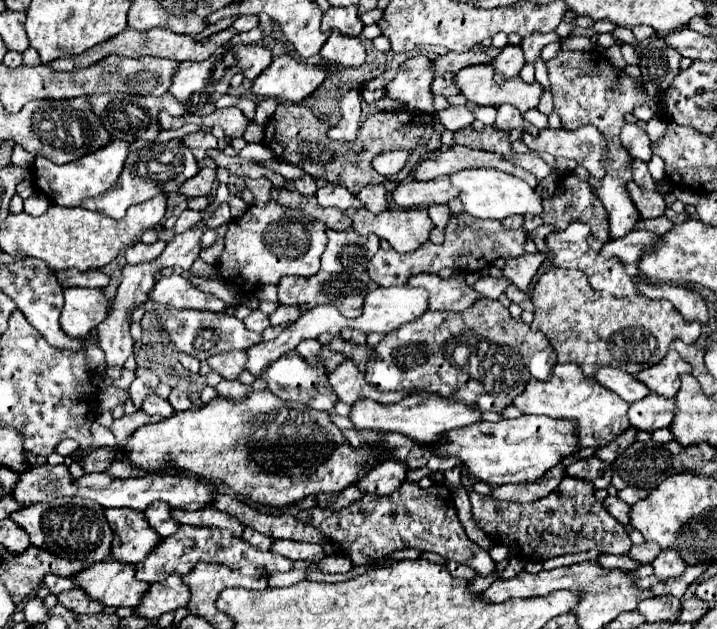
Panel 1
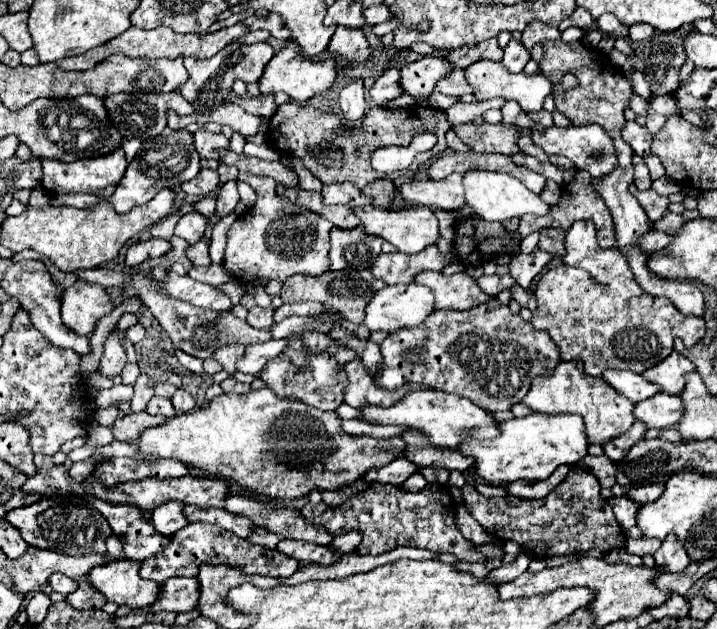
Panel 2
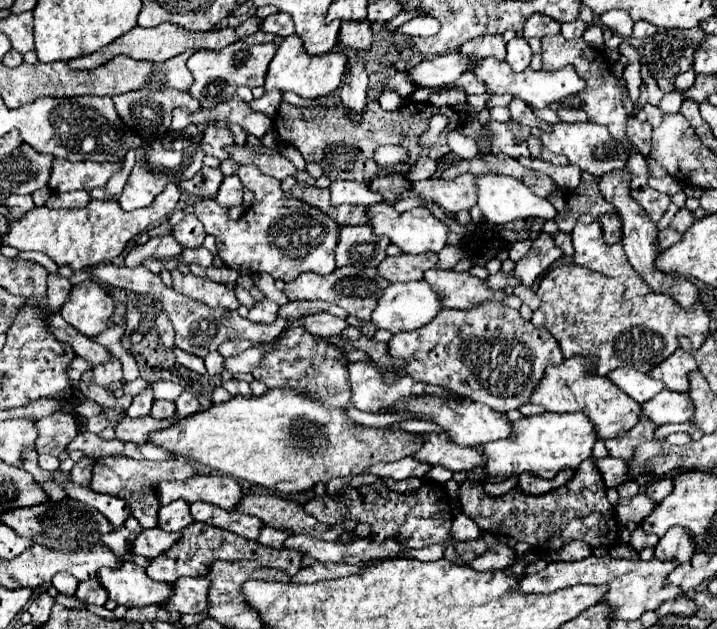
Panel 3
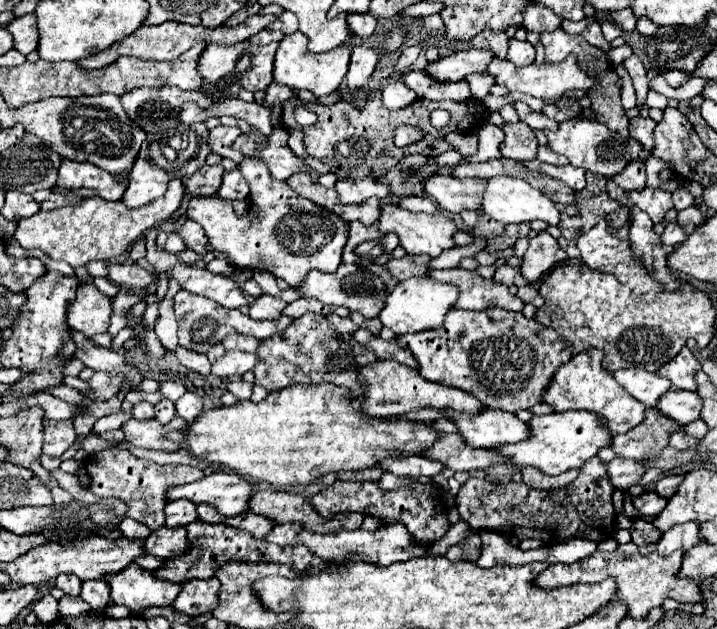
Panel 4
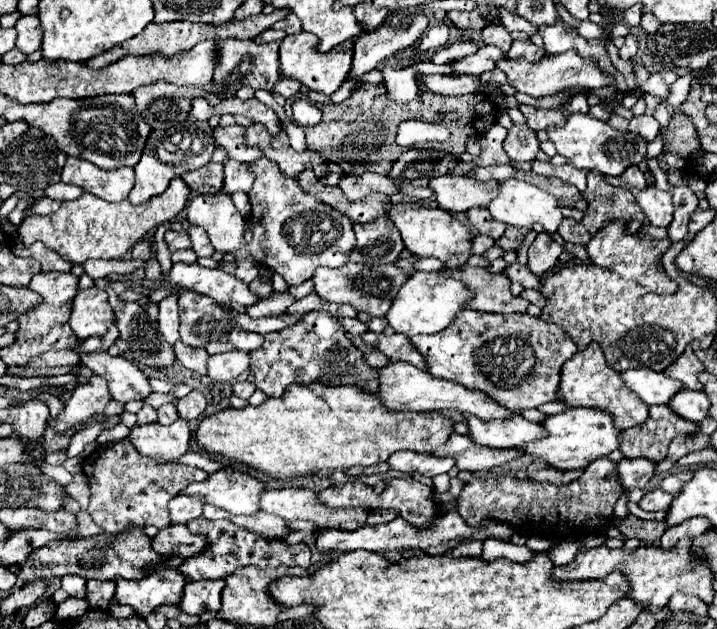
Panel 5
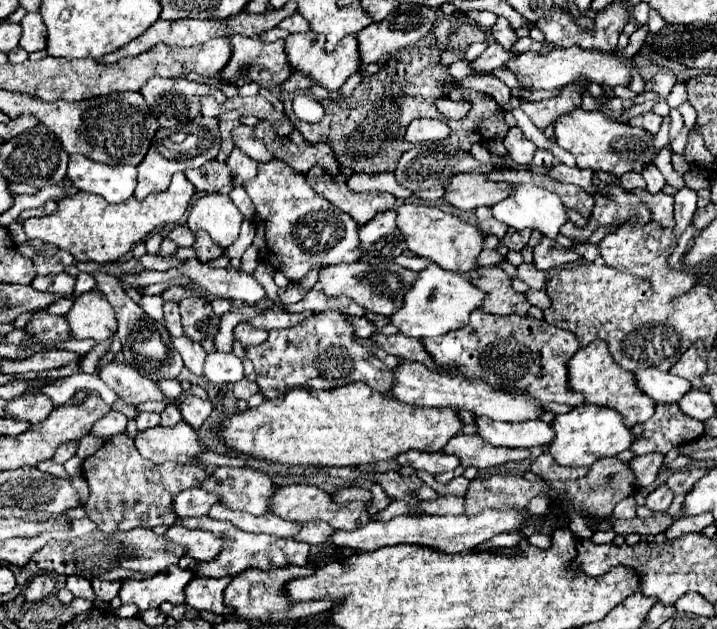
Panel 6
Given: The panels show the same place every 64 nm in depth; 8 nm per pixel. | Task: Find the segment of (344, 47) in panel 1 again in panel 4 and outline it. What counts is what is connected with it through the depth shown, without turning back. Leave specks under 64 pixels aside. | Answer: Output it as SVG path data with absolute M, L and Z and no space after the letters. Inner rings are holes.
M352 12L352 14L348 14L348 24L350 24L350 28L352 28L352 32L356 36L360 36L362 40L366 40L374 32L374 28L378 24L378 18L372 16L370 12L366 12L366 14Z

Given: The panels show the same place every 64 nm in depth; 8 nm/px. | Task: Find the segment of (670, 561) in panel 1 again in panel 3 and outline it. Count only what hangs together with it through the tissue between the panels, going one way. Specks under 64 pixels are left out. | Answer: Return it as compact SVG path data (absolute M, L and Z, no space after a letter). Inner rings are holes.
M676 526L660 538L654 552L658 560L676 560L678 564L684 564L684 560L690 560L692 552L696 552L696 542L686 528Z

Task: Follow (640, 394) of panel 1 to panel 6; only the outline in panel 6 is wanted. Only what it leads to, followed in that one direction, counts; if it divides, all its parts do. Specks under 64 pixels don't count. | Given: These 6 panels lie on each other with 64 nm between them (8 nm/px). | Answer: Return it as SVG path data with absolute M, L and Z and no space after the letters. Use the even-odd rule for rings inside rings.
M646 368L642 372L634 372L636 382L642 392L646 392L654 402L680 402L684 394L692 390L692 384L680 376L670 372L662 372L658 368Z

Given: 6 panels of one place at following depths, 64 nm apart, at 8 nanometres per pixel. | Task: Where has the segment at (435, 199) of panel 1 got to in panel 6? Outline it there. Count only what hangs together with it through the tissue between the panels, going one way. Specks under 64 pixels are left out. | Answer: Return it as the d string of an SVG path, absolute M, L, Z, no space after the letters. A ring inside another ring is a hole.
M456 174L448 184L444 200L460 210L474 210L480 206L494 206L512 192L508 182L492 182L486 174Z

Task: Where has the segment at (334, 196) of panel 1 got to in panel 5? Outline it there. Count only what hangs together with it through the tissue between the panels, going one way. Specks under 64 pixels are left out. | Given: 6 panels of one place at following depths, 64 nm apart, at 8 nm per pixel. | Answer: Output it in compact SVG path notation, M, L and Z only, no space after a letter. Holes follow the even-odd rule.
M364 172L364 174L350 174L350 176L342 176L340 184L338 184L344 194L348 196L348 200L360 200L372 192L382 192L382 194L398 194L400 190L392 184L392 178L388 174L372 174L372 172Z

